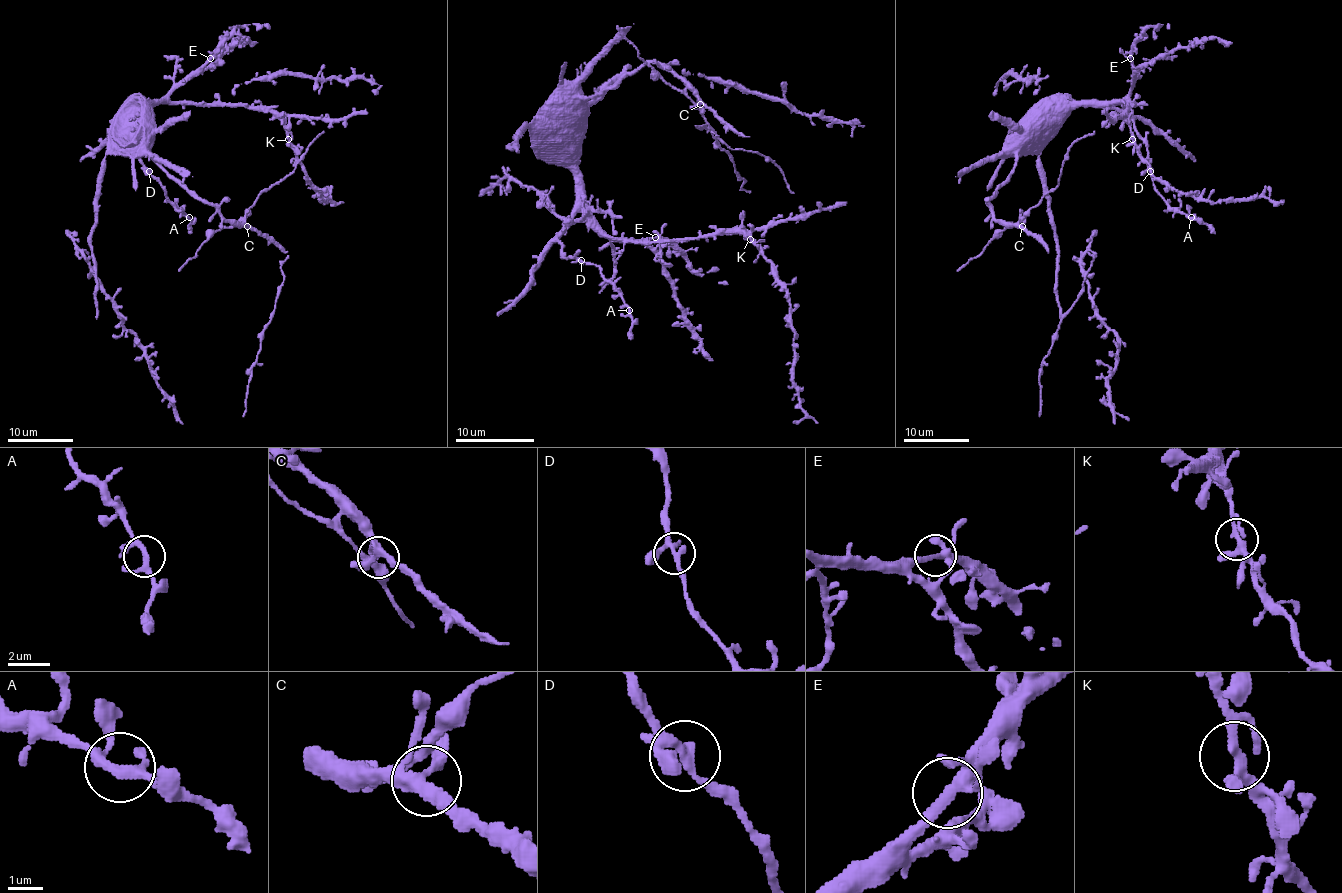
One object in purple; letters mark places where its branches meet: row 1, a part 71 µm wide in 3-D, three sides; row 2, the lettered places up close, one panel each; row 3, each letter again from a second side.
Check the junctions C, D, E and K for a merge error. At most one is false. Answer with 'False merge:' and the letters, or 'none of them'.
False merge: none of them

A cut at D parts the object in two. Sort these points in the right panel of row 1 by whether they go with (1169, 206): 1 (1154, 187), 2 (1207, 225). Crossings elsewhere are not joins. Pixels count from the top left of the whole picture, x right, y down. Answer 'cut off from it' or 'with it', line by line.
1: with it
2: with it

